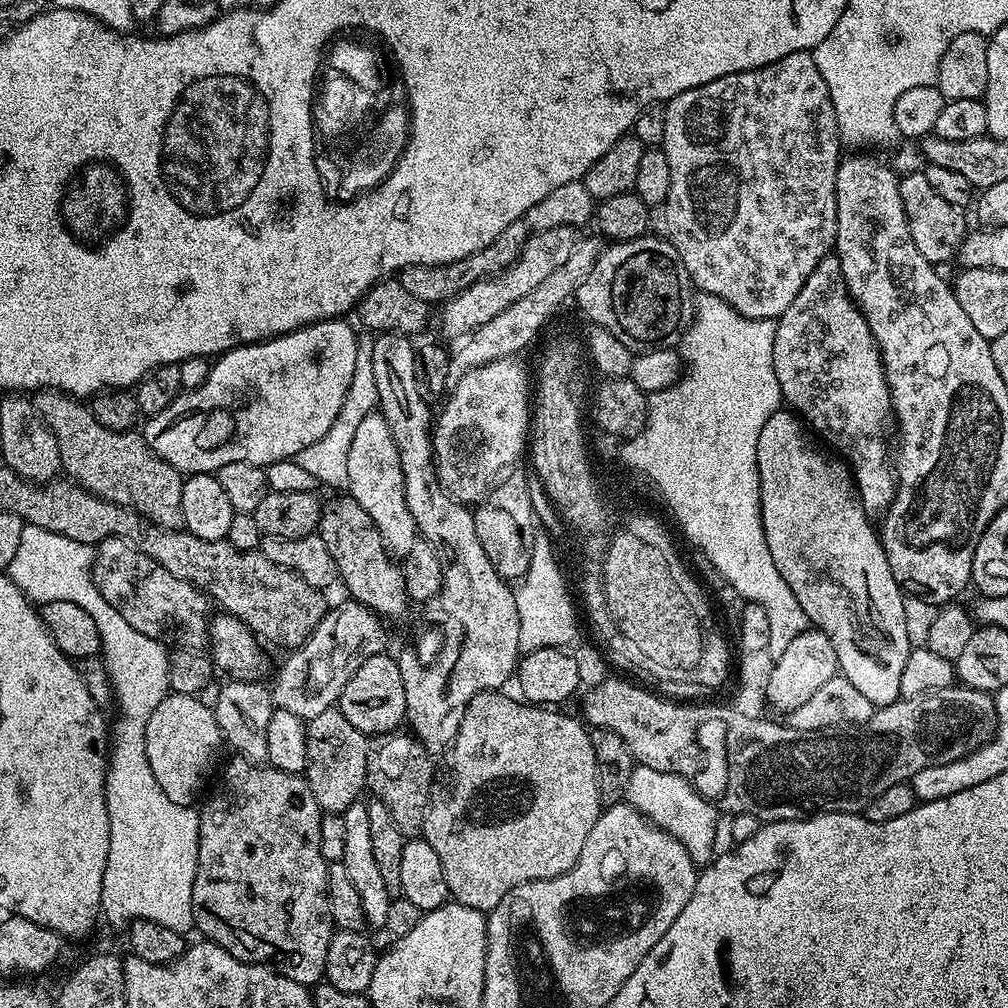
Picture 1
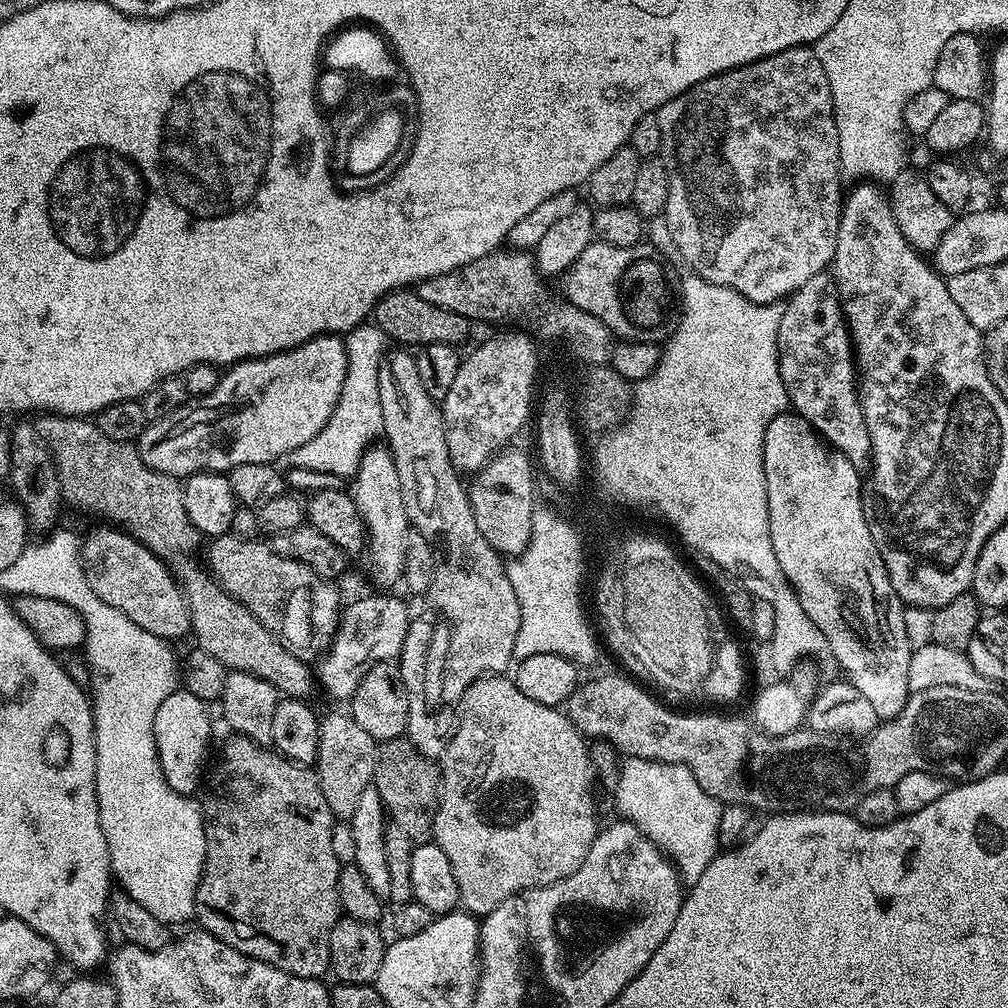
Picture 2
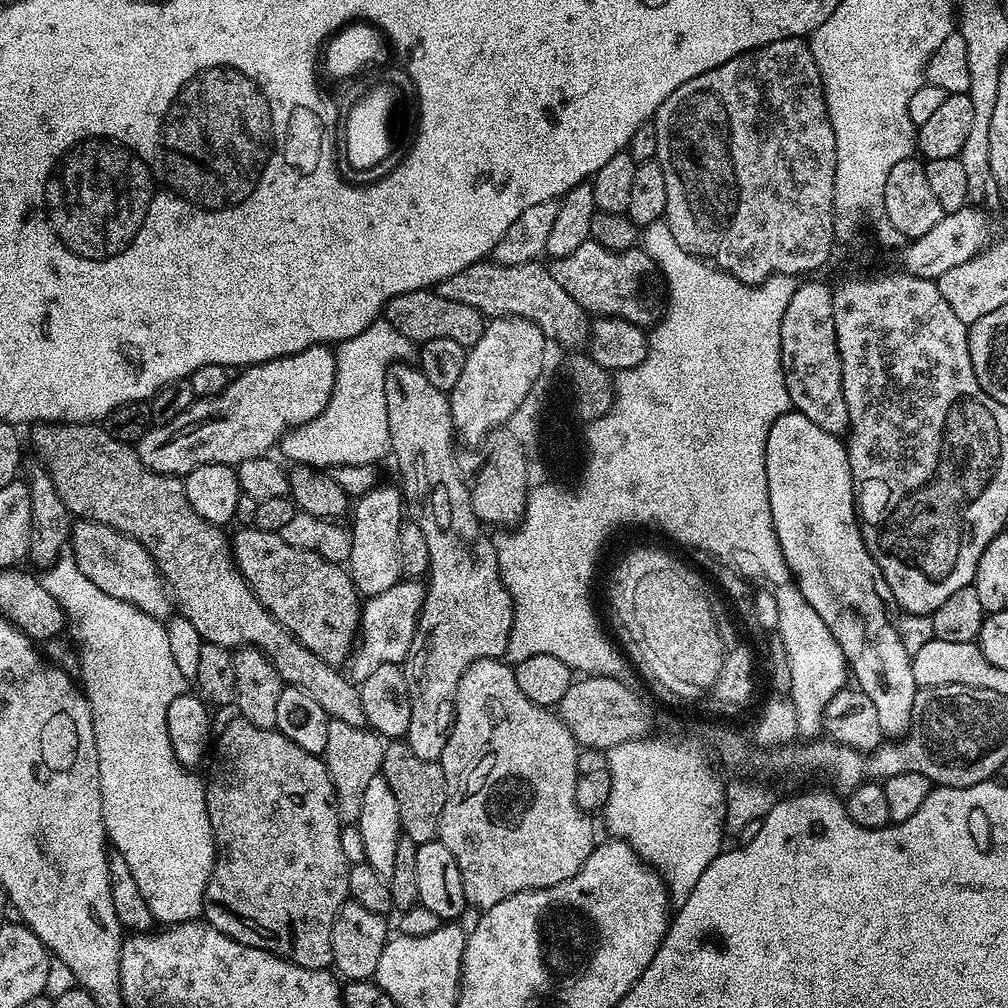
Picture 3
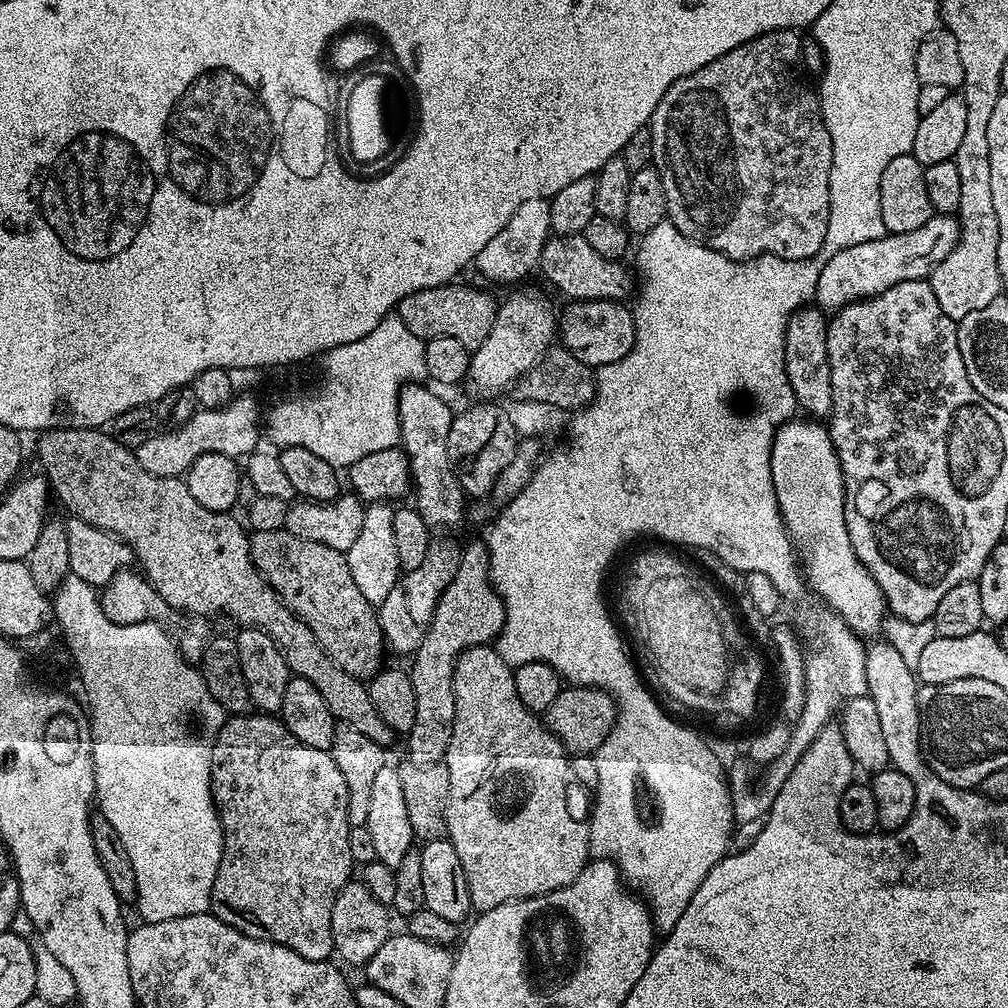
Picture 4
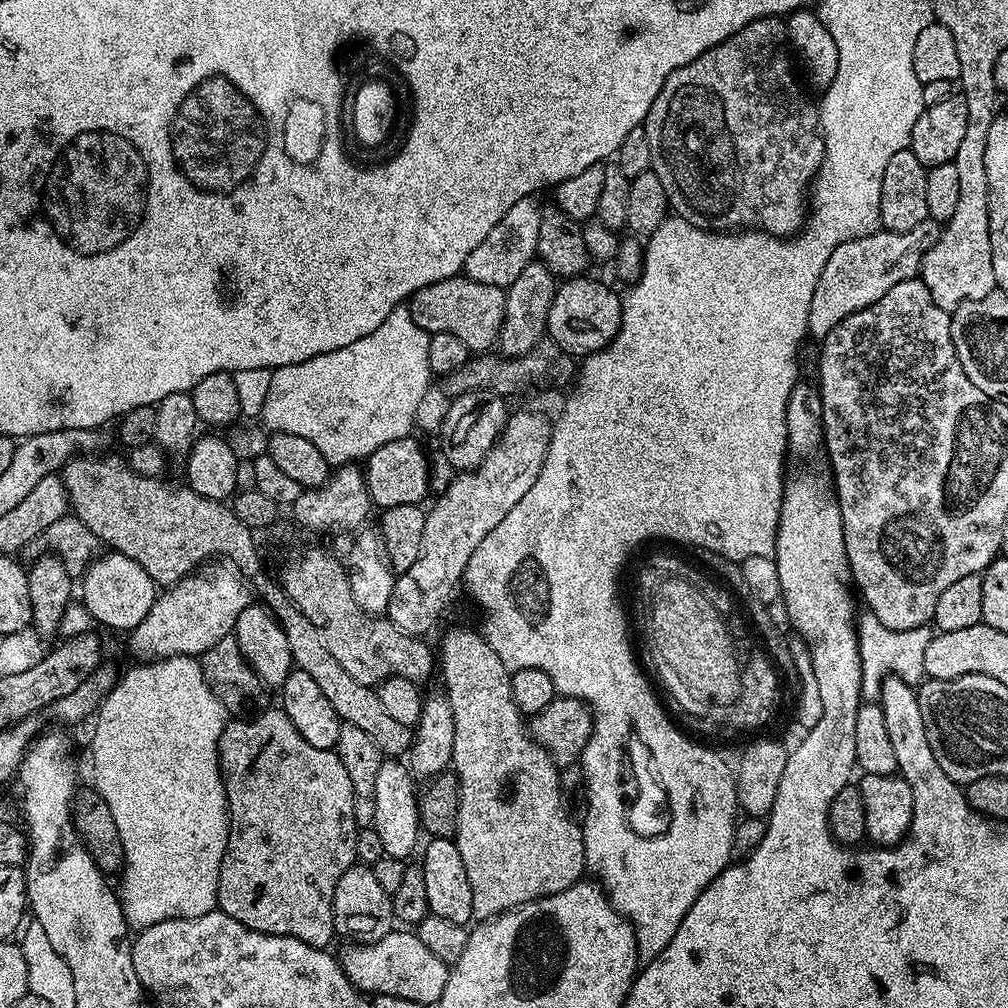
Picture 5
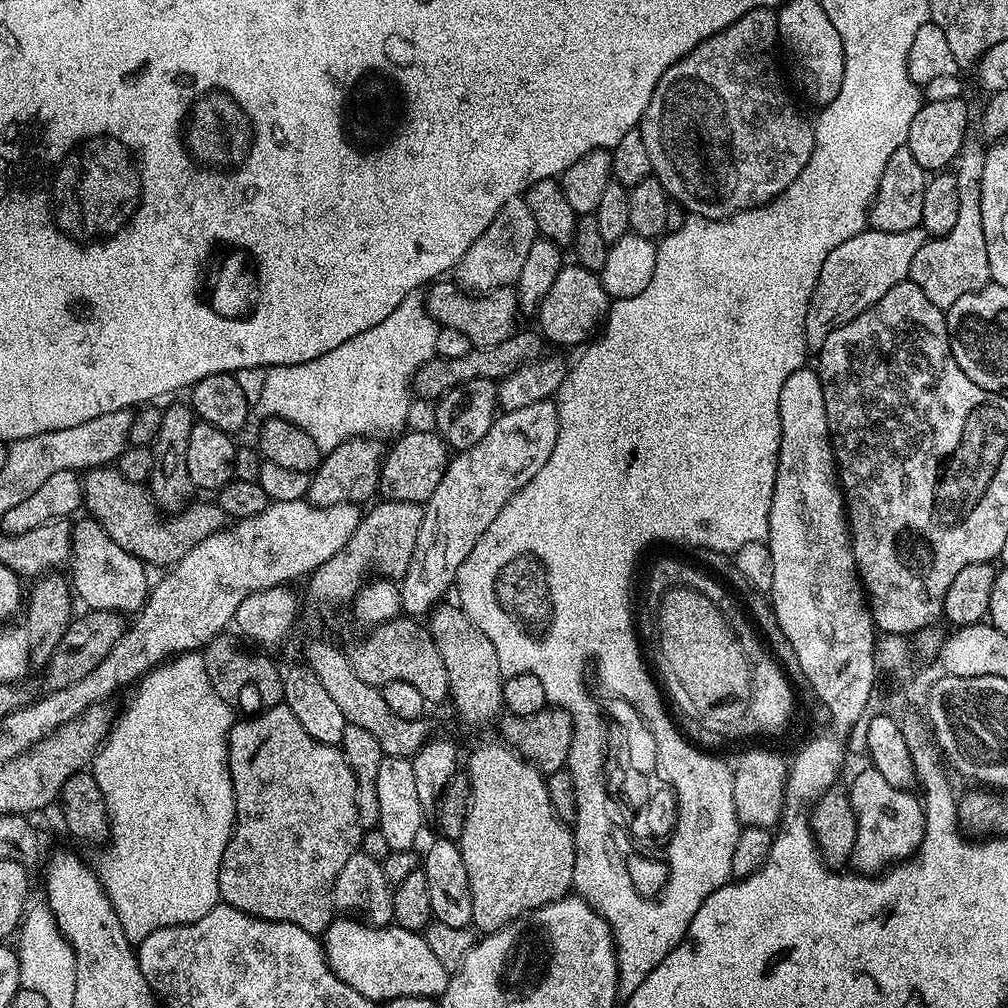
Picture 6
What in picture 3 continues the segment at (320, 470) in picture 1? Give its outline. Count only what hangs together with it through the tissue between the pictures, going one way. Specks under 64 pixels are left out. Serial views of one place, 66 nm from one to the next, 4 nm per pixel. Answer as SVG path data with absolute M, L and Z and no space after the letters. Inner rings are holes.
M384 318L366 326L362 334L339 341L335 349L334 390L330 394L330 402L326 402L326 410L322 410L322 414L309 424L285 432L278 441L279 455L292 464L310 464L321 470L375 465L376 460L387 457L390 452L390 426L386 422L386 370L391 364L407 361L411 352L413 355L414 344Z

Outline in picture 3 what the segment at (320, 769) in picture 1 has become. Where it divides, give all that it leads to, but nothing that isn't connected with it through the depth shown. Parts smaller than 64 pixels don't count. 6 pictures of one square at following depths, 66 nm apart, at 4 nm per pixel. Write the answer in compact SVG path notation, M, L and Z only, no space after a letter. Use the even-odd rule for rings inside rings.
M329 719L322 759L336 791L336 809L341 825L352 826L357 823L362 794L370 778L381 775L380 767L385 747L385 741L367 727L359 728L350 726L350 722Z

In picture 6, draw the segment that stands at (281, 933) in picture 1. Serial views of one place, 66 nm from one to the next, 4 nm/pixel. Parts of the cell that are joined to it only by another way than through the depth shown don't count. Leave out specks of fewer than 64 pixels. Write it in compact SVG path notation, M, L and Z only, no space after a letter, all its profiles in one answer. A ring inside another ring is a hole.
M283 702L240 719L233 723L228 735L236 824L220 863L221 901L263 920L290 922L319 937L334 919L334 882L342 874L342 866L360 851L360 840L366 831L358 822L354 770L350 770L350 762L346 762L337 745L314 742Z

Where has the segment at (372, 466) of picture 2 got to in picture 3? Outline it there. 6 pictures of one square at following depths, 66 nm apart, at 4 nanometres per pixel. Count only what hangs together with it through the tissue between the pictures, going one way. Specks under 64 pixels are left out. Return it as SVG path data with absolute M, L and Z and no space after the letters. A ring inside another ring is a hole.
M384 482L377 483L376 487L358 497L351 509L351 516L352 545L346 561L348 577L361 597L382 594L382 590L390 590L390 586L399 584L402 579L400 526L406 520L403 495L399 487L392 485L391 488Z

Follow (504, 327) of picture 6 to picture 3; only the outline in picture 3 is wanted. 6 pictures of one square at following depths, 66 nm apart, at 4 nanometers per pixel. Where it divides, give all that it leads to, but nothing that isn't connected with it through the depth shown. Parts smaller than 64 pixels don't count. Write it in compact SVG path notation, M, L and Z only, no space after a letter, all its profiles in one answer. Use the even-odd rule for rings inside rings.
M431 289L396 295L385 305L384 318L413 344L421 344L440 337L453 338L454 342L467 348L478 342L486 323L483 314L473 307L458 301L450 301Z

